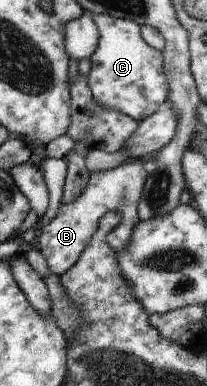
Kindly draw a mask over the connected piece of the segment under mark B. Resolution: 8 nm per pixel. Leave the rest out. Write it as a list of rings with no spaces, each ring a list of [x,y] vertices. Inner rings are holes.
[[[148,159],[127,160],[115,169],[94,171],[89,173],[87,187],[83,189],[81,195],[77,195],[73,201],[65,201],[59,206],[56,216],[51,219],[48,225],[42,229],[39,242],[36,245],[38,251],[45,257],[51,274],[59,277],[67,273],[75,263],[77,263],[81,253],[87,249],[91,237],[97,232],[99,220],[107,212],[119,212],[121,221],[115,229],[107,233],[106,241],[113,253],[121,253],[131,245],[131,235],[135,225],[139,223],[138,204],[145,181],[149,177]]]

